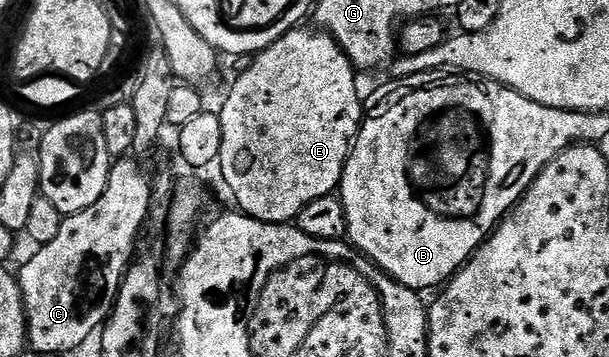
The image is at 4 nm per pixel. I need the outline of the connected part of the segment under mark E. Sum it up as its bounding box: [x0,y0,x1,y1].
[218,28,365,224]

